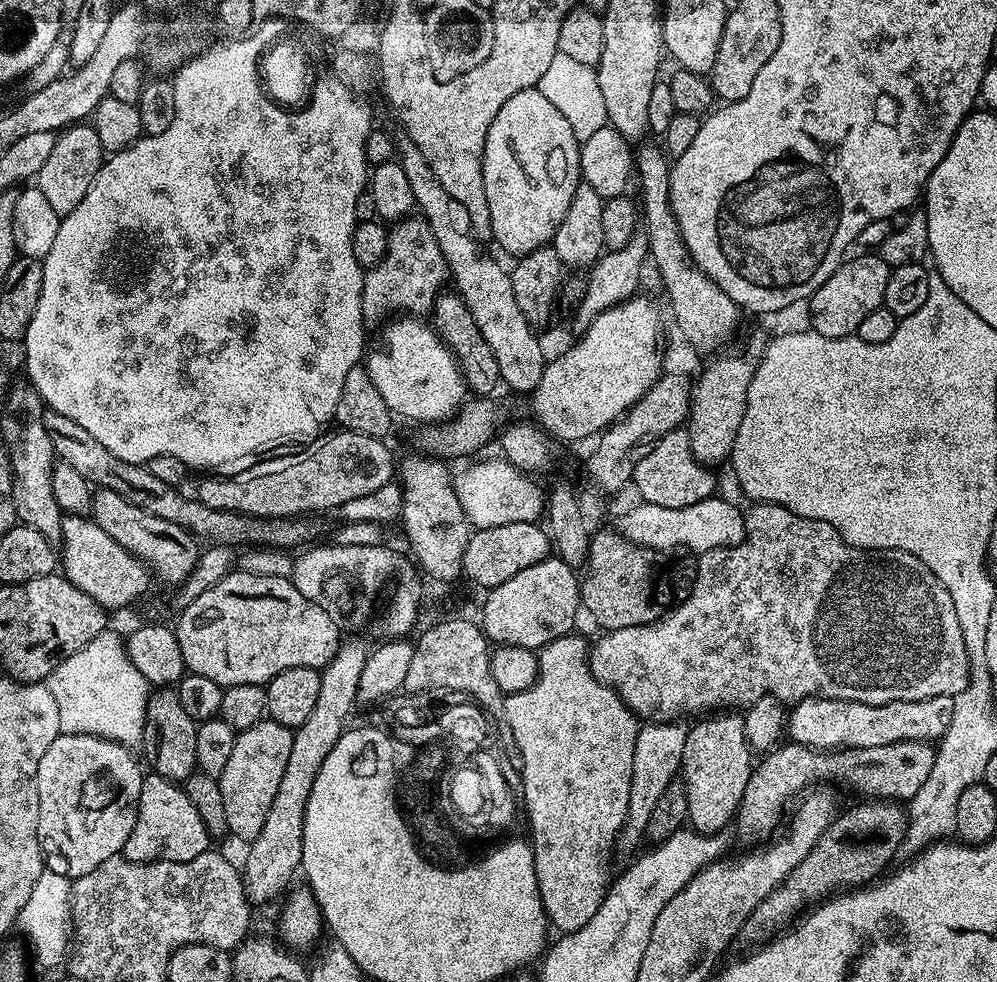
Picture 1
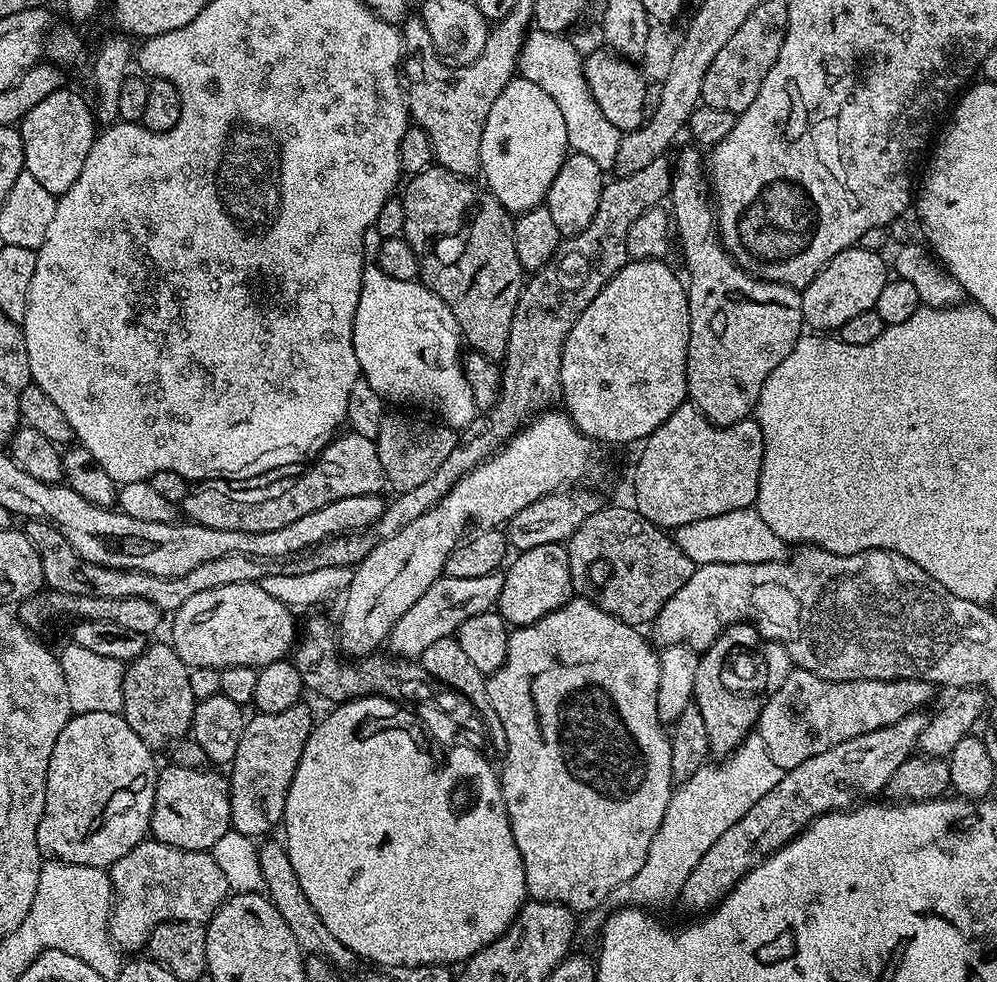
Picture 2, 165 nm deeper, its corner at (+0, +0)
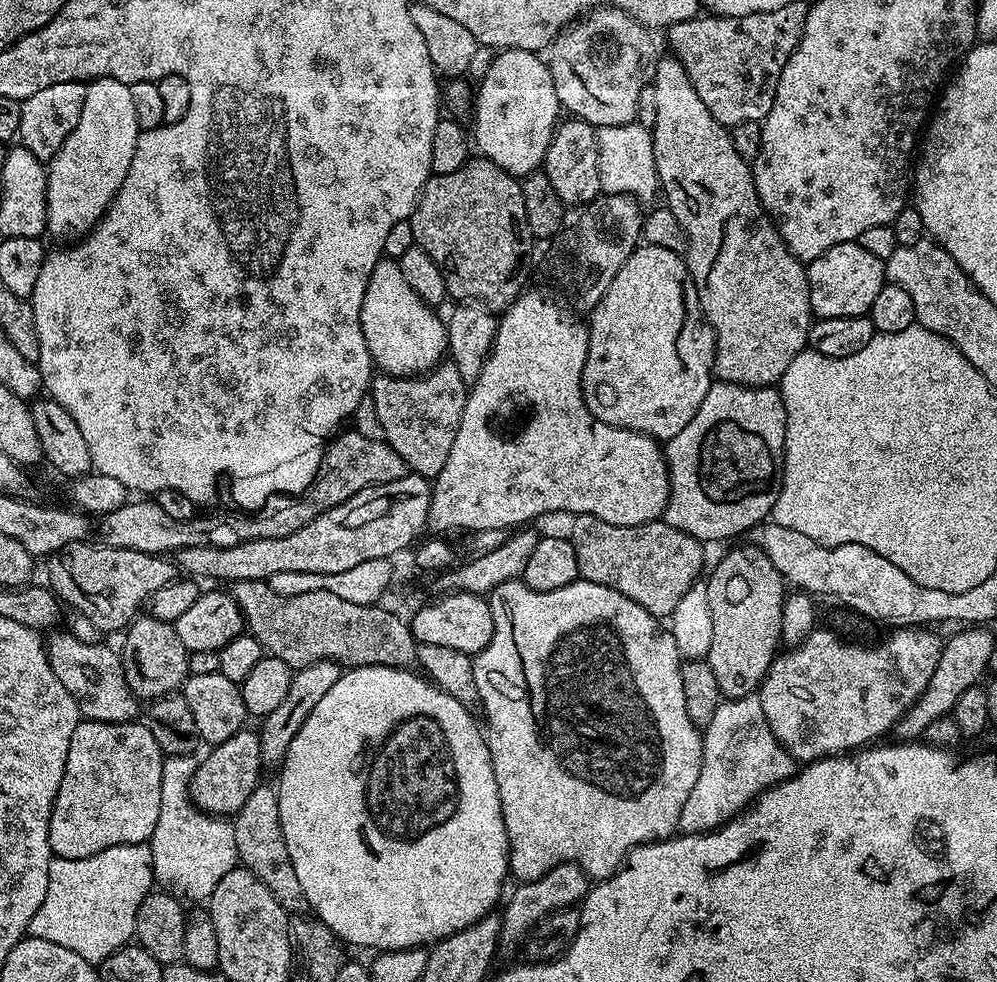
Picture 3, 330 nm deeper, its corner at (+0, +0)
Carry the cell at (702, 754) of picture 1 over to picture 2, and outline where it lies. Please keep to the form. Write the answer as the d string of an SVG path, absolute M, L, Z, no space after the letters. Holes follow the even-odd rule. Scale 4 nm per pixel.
M729 624L727 630L700 656L692 699L698 706L698 714L702 714L706 722L708 750L713 757L731 756L733 750L747 736L753 735L759 725L760 711L765 702L766 670L763 666L747 668L740 663L751 648L759 649L761 644L761 634L754 624Z

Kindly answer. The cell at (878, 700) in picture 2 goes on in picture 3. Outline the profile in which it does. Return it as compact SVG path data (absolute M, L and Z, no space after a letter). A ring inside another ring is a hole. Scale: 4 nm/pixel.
M823 626L817 627L810 635L795 646L789 647L788 652L781 651L776 659L772 661L770 670L766 678L761 682L758 695L762 702L762 714L766 714L766 722L770 722L770 730L774 738L792 755L792 759L797 762L811 762L813 760L824 760L827 756L839 756L851 753L853 750L863 749L873 742L879 741L883 732L888 733L895 729L896 723L906 714L910 706L916 704L916 700L926 690L931 676L934 674L934 666L938 666L938 658L942 647L941 637L936 637L934 631L924 626L897 627L890 633L881 644L851 644L848 640L843 640L836 632L827 632Z

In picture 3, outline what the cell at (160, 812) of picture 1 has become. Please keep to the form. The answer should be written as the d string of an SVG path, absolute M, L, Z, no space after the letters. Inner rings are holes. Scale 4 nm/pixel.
M242 730L238 734L234 734L234 738L230 738L226 742L215 745L211 749L212 752L208 757L201 759L196 765L196 772L192 776L191 796L193 803L203 812L207 812L211 816L232 818L235 817L238 810L242 810L246 798L250 798L250 794L261 783L260 768L262 769L262 761L260 758L260 738L255 731Z

